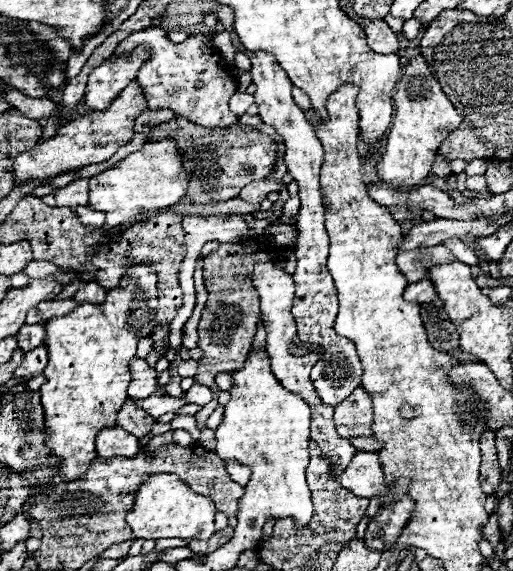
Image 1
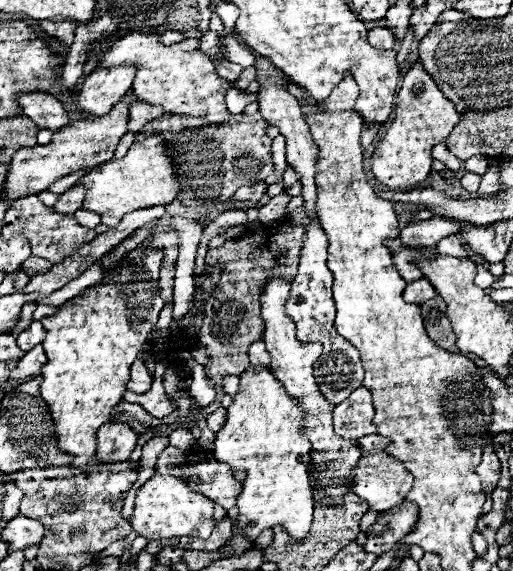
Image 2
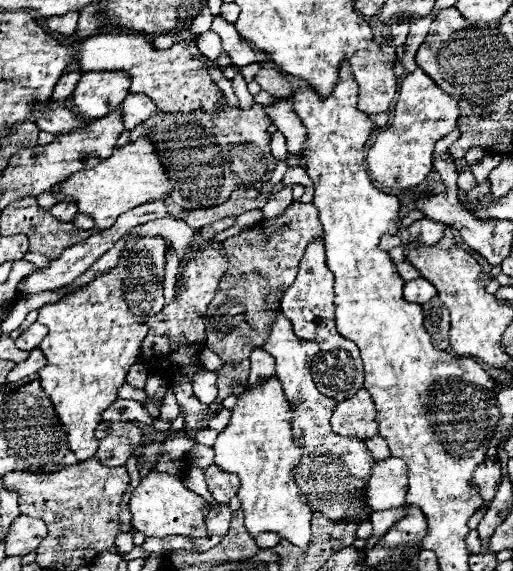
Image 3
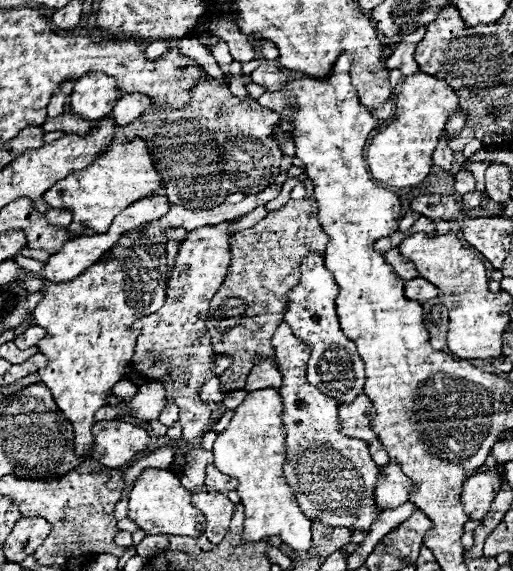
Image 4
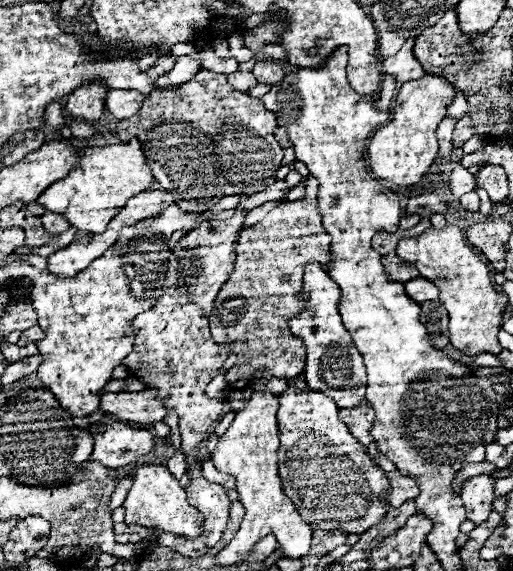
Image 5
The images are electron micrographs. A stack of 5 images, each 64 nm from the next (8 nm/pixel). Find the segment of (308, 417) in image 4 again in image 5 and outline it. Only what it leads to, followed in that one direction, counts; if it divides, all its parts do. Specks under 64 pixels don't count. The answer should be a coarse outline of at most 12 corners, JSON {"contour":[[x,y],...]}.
{"contour":[[290,378],[280,478],[314,530],[364,534],[390,506],[386,472]]}

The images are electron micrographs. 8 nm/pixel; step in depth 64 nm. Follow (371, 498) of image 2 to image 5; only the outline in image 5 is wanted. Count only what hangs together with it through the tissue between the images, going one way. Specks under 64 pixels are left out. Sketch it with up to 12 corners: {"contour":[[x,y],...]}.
{"contour":[[398,470],[386,474],[390,492],[384,500],[400,508],[406,500],[418,496],[414,478],[402,476]]}

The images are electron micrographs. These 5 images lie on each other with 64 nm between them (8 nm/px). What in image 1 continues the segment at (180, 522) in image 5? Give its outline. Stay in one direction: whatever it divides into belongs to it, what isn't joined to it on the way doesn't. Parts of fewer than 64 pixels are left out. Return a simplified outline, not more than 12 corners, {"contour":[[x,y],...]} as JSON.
{"contour":[[154,474],[126,516],[136,538],[214,534],[214,502]]}

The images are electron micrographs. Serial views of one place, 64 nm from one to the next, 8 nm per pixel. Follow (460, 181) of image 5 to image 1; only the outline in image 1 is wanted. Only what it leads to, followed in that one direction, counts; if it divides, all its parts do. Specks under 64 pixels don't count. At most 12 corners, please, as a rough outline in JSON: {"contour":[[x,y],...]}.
{"contour":[[484,174],[470,176],[466,188],[472,192],[488,192]]}

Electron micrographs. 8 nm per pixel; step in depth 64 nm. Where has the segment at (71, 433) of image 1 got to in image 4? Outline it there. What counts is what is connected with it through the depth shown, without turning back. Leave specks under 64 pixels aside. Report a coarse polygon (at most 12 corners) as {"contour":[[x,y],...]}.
{"contour":[[280,194],[172,206],[106,264],[44,282],[38,370],[92,454],[94,414],[160,310],[166,228],[236,220]]}

